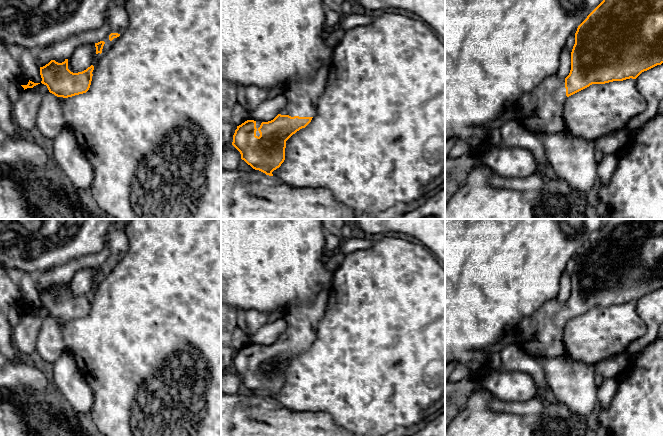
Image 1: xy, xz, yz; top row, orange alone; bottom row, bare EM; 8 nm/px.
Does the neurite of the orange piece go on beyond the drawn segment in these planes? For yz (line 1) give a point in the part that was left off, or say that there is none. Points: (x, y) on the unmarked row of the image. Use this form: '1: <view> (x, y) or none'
1: yz (540, 335)

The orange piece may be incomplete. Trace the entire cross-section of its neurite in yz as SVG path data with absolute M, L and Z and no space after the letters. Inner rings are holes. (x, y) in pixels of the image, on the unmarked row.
M605 219L603 225L587 240L587 242L578 250L575 257L575 268L571 276L571 294L565 303L559 303L556 298L545 302L532 315L525 317L515 326L519 336L517 344L531 358L553 358L564 354L562 336L567 321L589 311L592 308L605 308L613 305L623 305L626 303L636 303L642 296L647 295L663 287L663 219Z

